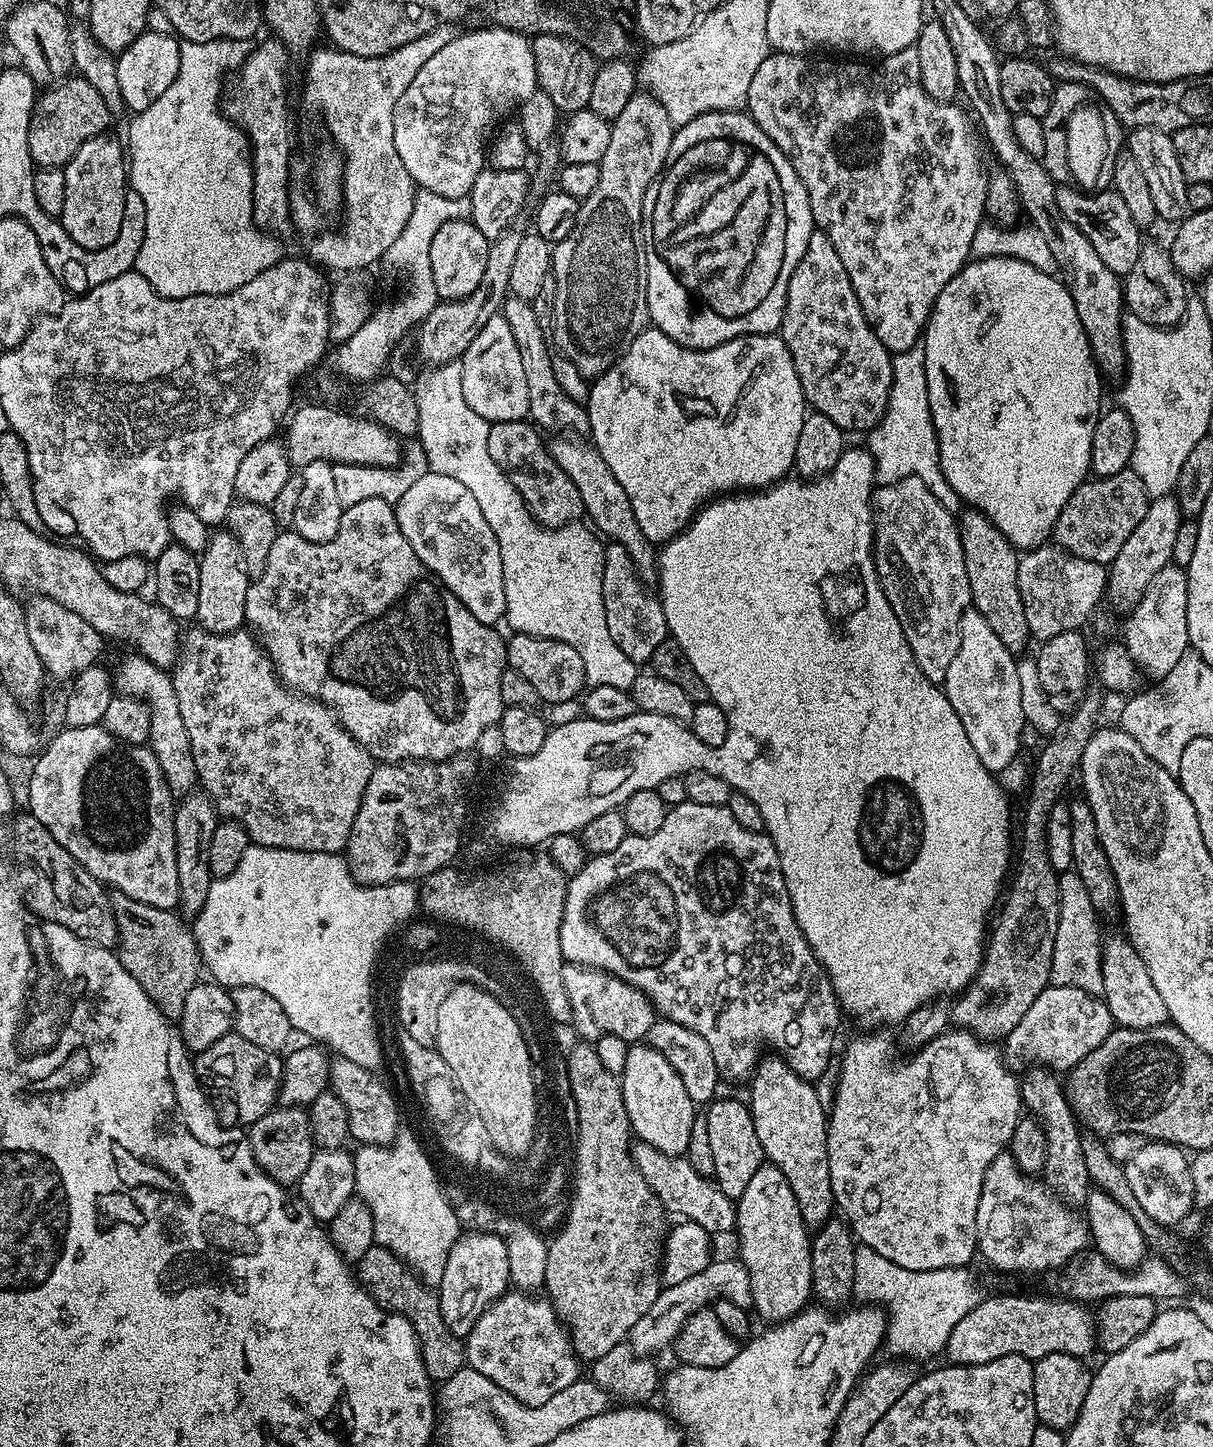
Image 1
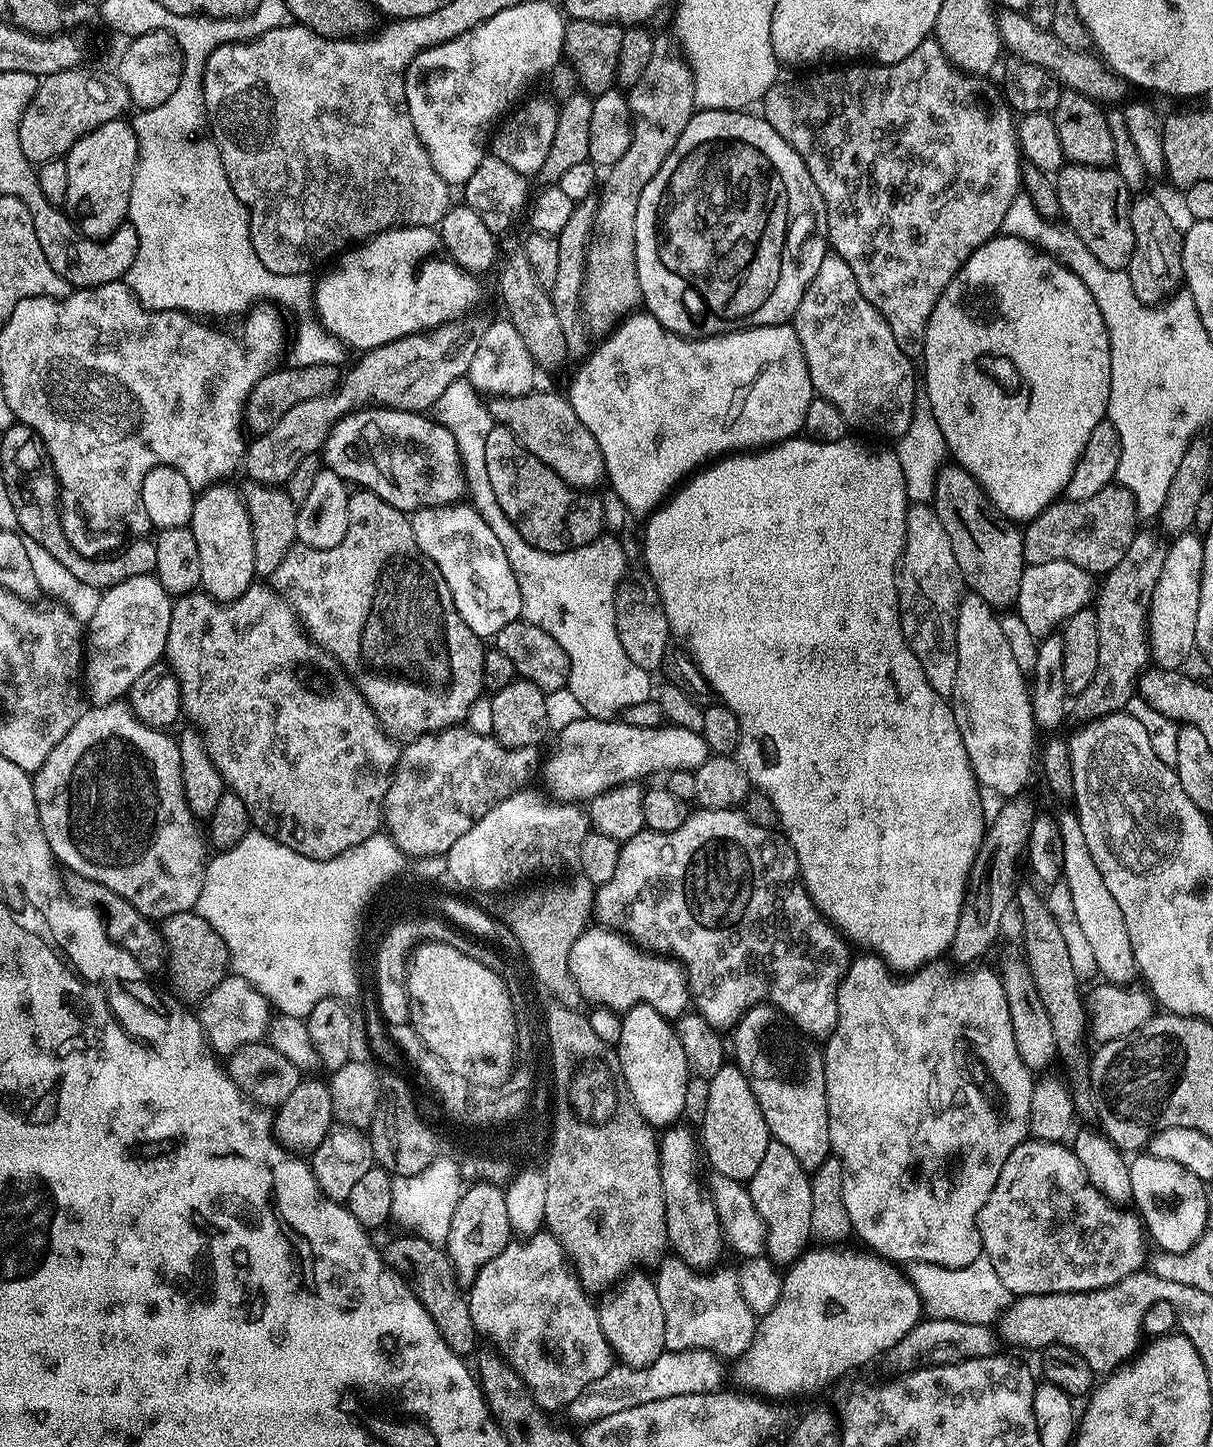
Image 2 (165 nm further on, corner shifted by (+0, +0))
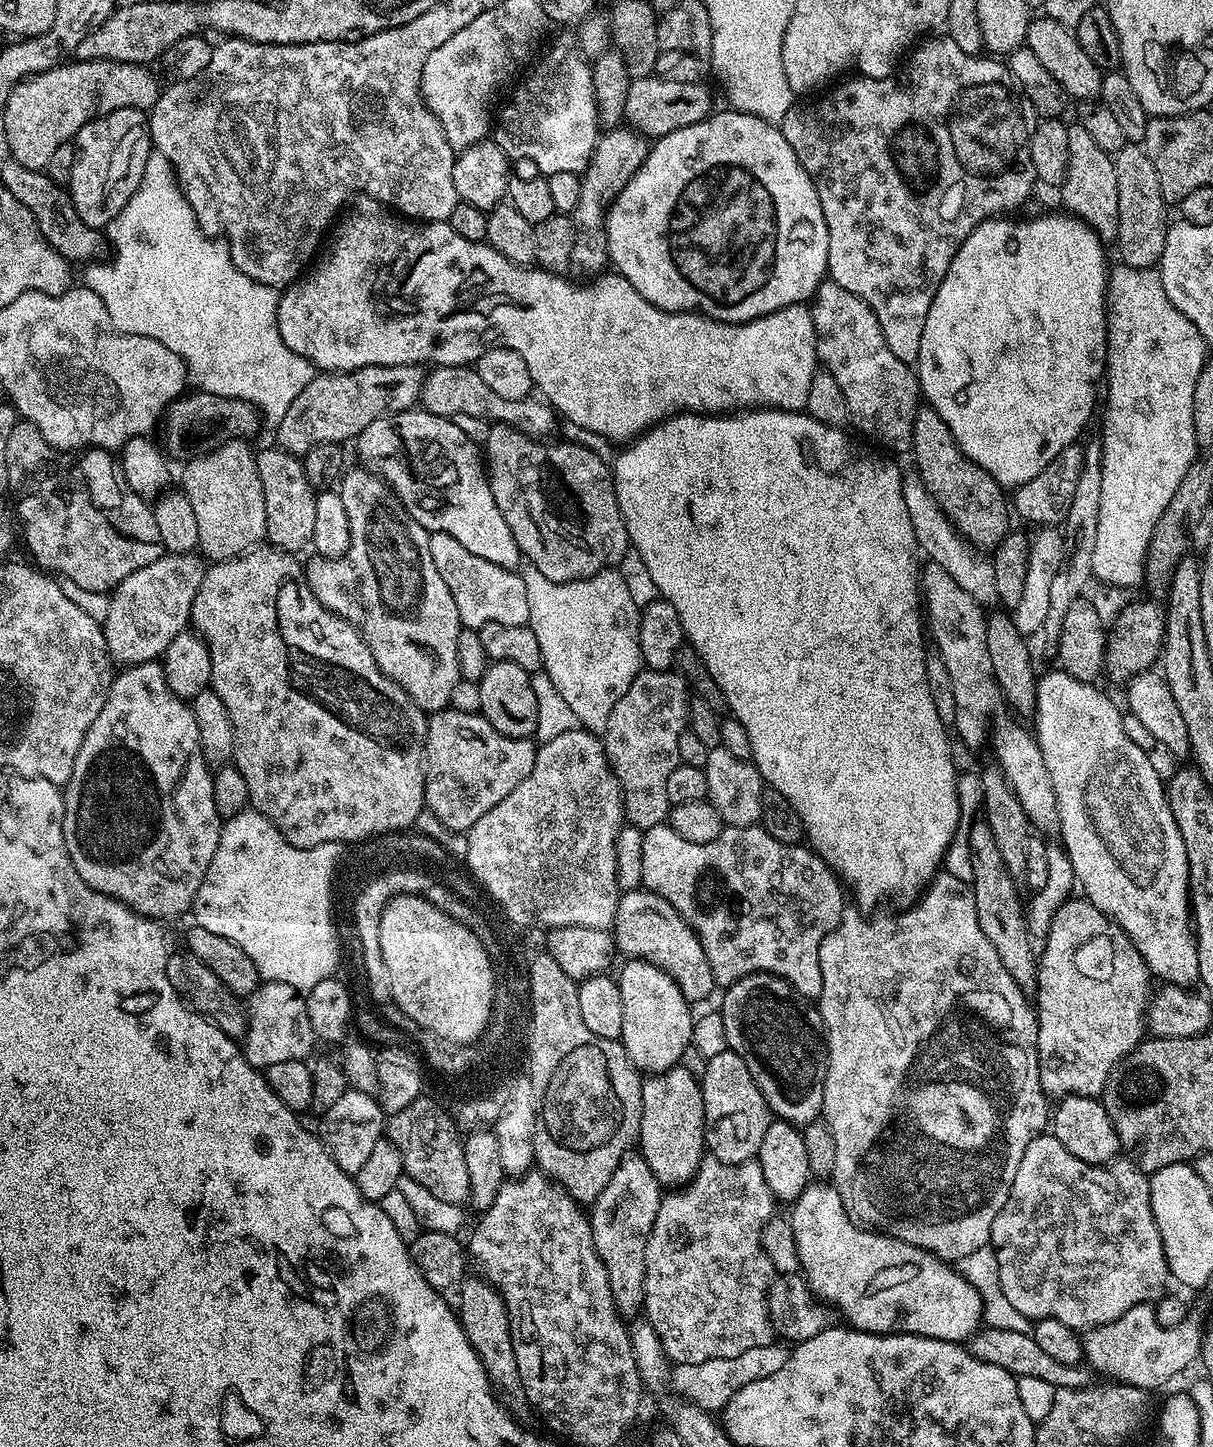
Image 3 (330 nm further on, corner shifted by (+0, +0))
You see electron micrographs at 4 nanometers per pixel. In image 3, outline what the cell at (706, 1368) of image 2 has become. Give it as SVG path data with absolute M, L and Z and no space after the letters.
M773 1342L766 1346L754 1346L754 1350L746 1350L738 1354L738 1358L714 1358L710 1362L697 1364L677 1364L670 1372L670 1385L688 1403L701 1408L703 1412L719 1413L749 1382L758 1382L758 1378L770 1378L786 1366L789 1349L783 1343Z

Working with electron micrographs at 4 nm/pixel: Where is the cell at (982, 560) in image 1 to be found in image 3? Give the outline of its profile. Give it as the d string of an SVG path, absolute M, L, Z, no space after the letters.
M927 406L917 407L914 414L914 438L912 439L911 459L916 459L914 471L925 483L926 490L933 496L934 501L942 511L948 516L961 536L963 536L973 548L977 550L994 550L1004 541L1005 536L1010 531L1008 525L1008 512L1010 516L1010 504L1006 499L1005 489L1000 487L1000 483L982 466L978 466L970 458L966 458L964 451L958 446L954 434L950 434L950 426L938 418L938 410Z

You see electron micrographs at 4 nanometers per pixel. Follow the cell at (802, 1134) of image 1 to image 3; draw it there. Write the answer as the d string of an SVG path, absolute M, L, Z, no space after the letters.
M768 972L743 976L736 984L723 989L724 1001L718 1005L722 1026L726 1026L726 1042L731 1052L738 1054L766 1098L769 1113L797 1126L819 1121L822 1116L822 1094L828 1069L828 1041L824 1035L824 1019L813 1001L798 994L781 978Z

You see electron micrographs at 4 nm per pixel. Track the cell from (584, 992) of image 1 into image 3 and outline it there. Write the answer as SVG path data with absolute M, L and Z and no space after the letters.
M641 886L621 895L616 911L614 939L617 949L623 955L625 952L625 957L645 960L658 966L658 970L670 974L670 978L674 978L674 982L690 1002L704 1000L712 991L717 991L714 970L710 970L710 958L706 958L706 950L702 948L699 934L658 893L649 892Z

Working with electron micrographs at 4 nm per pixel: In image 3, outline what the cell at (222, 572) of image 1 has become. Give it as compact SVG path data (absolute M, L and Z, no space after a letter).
M231 440L213 452L202 452L187 461L183 465L184 473L178 476L178 480L184 483L181 484L182 491L186 498L190 498L190 507L194 509L198 521L199 551L212 562L233 560L257 547L265 539L266 497L262 495L262 478L258 478L256 452L248 449L248 446L248 440Z

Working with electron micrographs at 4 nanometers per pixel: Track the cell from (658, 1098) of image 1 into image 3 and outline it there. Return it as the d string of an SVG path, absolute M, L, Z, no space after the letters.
M645 960L627 961L628 965L618 975L620 993L622 994L622 1034L620 1043L624 1045L626 1054L632 1060L632 1065L641 1073L653 1074L664 1072L668 1068L677 1067L684 1051L692 1042L692 1021L694 1012L691 1012L690 1001L682 994L682 990L658 966L654 966Z

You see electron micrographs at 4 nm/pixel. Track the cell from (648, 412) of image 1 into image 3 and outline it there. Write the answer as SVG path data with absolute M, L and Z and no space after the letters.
M357 194L351 197L339 213L338 220L339 223L331 229L326 240L328 252L321 251L311 267L280 292L278 302L278 334L282 334L282 342L291 352L298 354L301 361L308 363L309 360L321 373L353 372L356 368L366 366L403 364L472 366L475 365L477 358L490 348L512 348L518 354L522 354L523 360L526 361L535 391L551 404L563 419L565 416L570 423L577 424L596 436L605 436L608 440L624 440L620 442L631 442L653 425L667 420L669 416L679 416L681 412L728 414L733 410L752 410L757 406L779 408L782 412L806 409L806 397L810 394L810 378L814 378L818 370L814 322L811 307L807 303L791 304L777 312L748 320L745 324L727 324L721 320L711 320L709 316L702 316L698 312L662 310L646 302L646 298L642 298L642 294L638 294L638 290L630 286L625 276L619 274L601 274L587 282L573 282L555 272L545 272L539 266L515 264L507 260L498 249L490 247L487 242L470 242L470 238L462 238L462 234L456 233L443 220L402 222L401 217L391 208L369 196Z

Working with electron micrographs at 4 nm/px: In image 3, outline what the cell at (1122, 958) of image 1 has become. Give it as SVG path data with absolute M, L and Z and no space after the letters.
M931 562L925 565L923 565L920 577L922 608L926 613L926 628L930 633L931 643L932 640L936 643L935 651L942 658L950 676L950 682L954 686L954 706L956 707L954 732L960 735L961 742L968 748L976 748L989 740L992 743L992 752L996 755L995 763L1006 778L1006 782L1014 790L1014 794L1018 796L1018 802L1022 804L1022 810L1026 810L1026 818L1032 823L1033 829L1040 834L1055 833L1059 829L1060 819L1058 818L1058 802L1054 798L1054 786L1050 786L1050 774L1046 771L1046 764L1042 762L1042 752L1036 744L1035 735L1029 729L1027 732L1022 725L1015 724L1015 722L1020 722L1013 719L1006 711L1004 696L1000 693L998 682L994 678L994 665L990 663L990 653L986 647L988 618L985 609L970 594L966 594L943 568Z

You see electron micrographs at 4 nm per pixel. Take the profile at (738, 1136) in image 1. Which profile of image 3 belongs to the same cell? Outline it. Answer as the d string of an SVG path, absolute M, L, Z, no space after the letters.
M730 1050L708 1057L706 1074L699 1077L705 1102L705 1138L707 1151L727 1164L741 1164L756 1159L762 1137L770 1123L770 1113L762 1090L754 1082L746 1062Z

